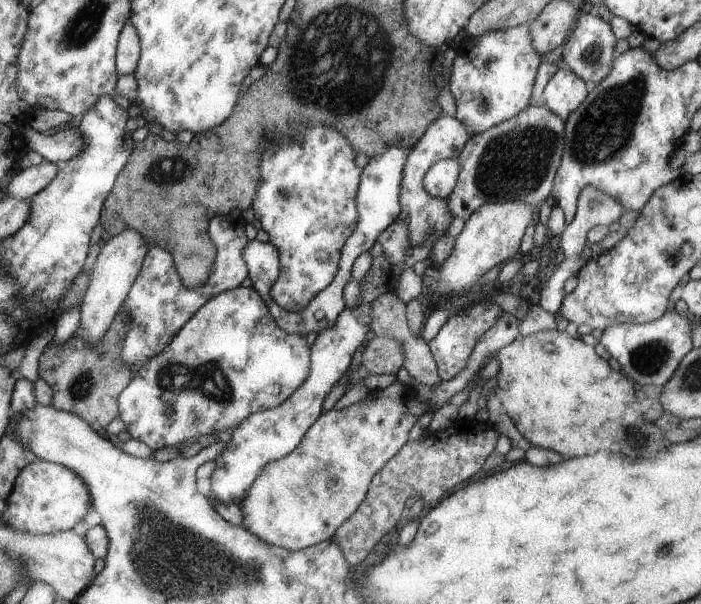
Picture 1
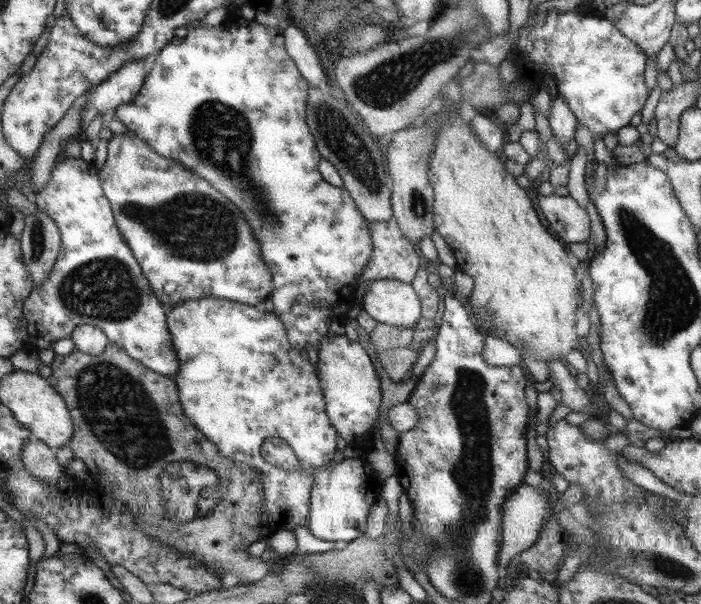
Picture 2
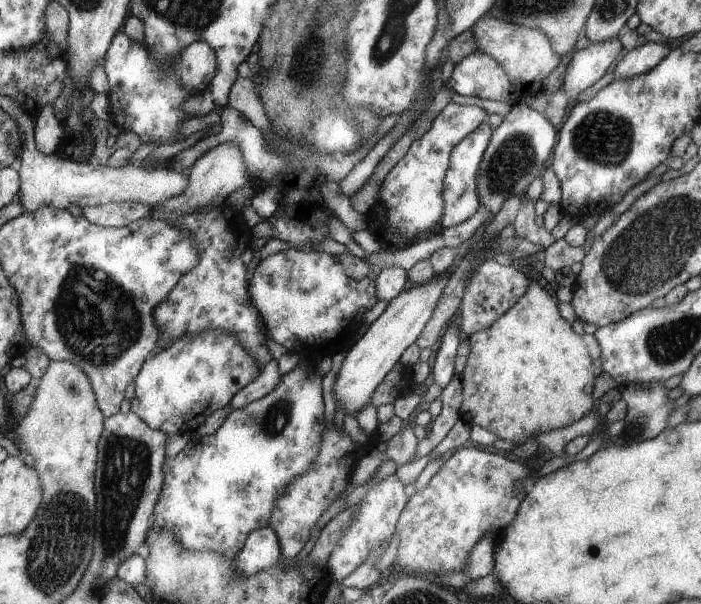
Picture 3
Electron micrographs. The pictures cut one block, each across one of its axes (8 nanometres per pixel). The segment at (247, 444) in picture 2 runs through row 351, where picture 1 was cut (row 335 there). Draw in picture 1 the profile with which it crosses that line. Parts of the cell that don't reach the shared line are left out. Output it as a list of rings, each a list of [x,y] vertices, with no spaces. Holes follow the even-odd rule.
[[[239,287],[231,291],[222,292],[220,295],[208,300],[208,303],[204,304],[204,307],[201,307],[196,312],[196,315],[192,316],[191,320],[188,320],[187,324],[184,324],[183,329],[175,336],[171,344],[168,344],[168,347],[163,352],[160,352],[160,355],[154,356],[152,359],[145,360],[142,363],[142,366],[135,371],[134,378],[124,388],[122,394],[119,395],[119,415],[125,424],[125,430],[128,431],[128,434],[132,438],[144,442],[152,450],[157,451],[164,447],[178,448],[181,444],[186,444],[184,442],[192,440],[192,438],[206,436],[206,434],[214,434],[222,430],[230,431],[236,428],[242,420],[246,420],[248,416],[252,416],[255,412],[280,406],[280,404],[286,402],[294,394],[295,390],[304,380],[307,380],[310,371],[311,346],[306,343],[306,338],[304,336],[283,332],[278,324],[276,324],[275,318],[271,316],[266,302],[262,297],[259,297],[259,293],[253,287]]]

